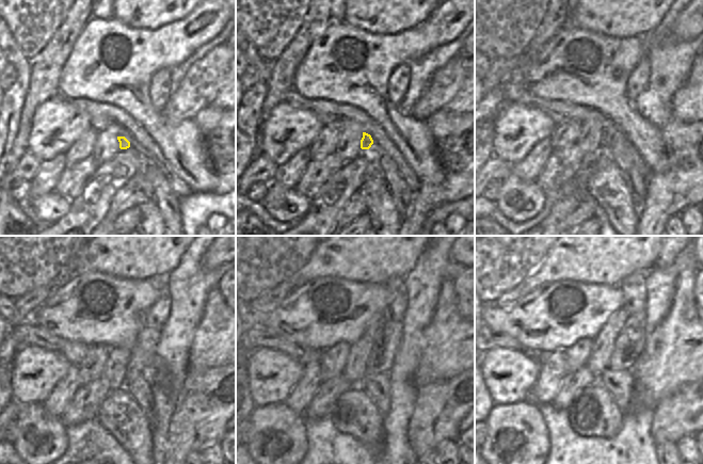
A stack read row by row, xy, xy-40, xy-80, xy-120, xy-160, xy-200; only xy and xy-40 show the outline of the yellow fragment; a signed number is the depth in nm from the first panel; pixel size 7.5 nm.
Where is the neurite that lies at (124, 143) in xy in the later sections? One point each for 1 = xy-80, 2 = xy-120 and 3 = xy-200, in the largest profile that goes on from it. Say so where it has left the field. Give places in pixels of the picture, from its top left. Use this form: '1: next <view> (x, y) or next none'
1: next xy-80 (612, 138)
2: next xy-120 (142, 363)
3: next xy-200 (629, 344)

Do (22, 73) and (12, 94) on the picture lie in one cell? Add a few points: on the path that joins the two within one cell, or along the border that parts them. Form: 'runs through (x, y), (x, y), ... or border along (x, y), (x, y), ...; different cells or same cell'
runs through (22, 78), (17, 89); same cell

